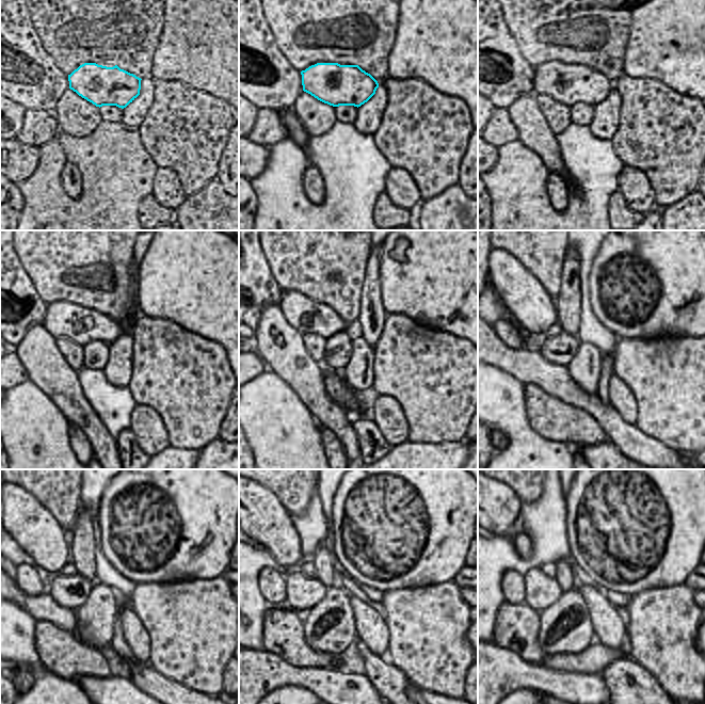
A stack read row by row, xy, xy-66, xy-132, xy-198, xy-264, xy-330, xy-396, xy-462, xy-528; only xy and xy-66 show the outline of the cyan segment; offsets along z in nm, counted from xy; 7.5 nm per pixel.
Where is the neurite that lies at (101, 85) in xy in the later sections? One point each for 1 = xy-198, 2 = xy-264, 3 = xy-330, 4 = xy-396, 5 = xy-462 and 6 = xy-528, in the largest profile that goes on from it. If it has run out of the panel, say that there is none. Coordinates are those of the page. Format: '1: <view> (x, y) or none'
1: xy-198 (82, 325)
2: xy-264 (297, 310)
3: xy-330 (538, 315)
4: xy-396 (27, 522)
5: xy-462 (260, 515)
6: xy-528 (499, 508)

